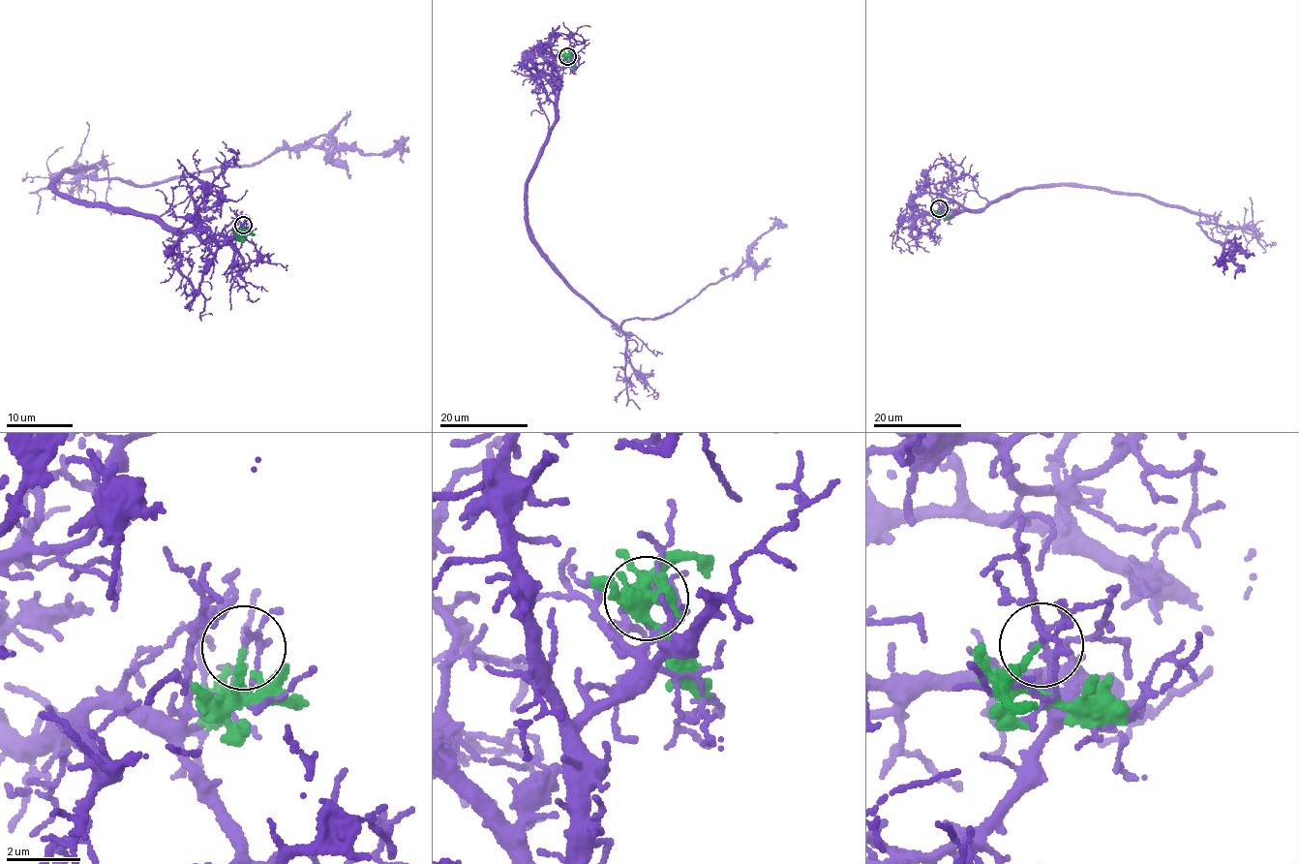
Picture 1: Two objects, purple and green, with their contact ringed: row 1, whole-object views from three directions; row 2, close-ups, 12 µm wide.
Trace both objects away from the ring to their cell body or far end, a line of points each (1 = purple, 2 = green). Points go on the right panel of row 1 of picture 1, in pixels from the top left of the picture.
1: (940, 208), (959, 214), (1069, 183), (1146, 195), (1199, 215), (1210, 238), (1236, 249), (1219, 261), (1230, 262)
2: (940, 208), (937, 213), (950, 217)

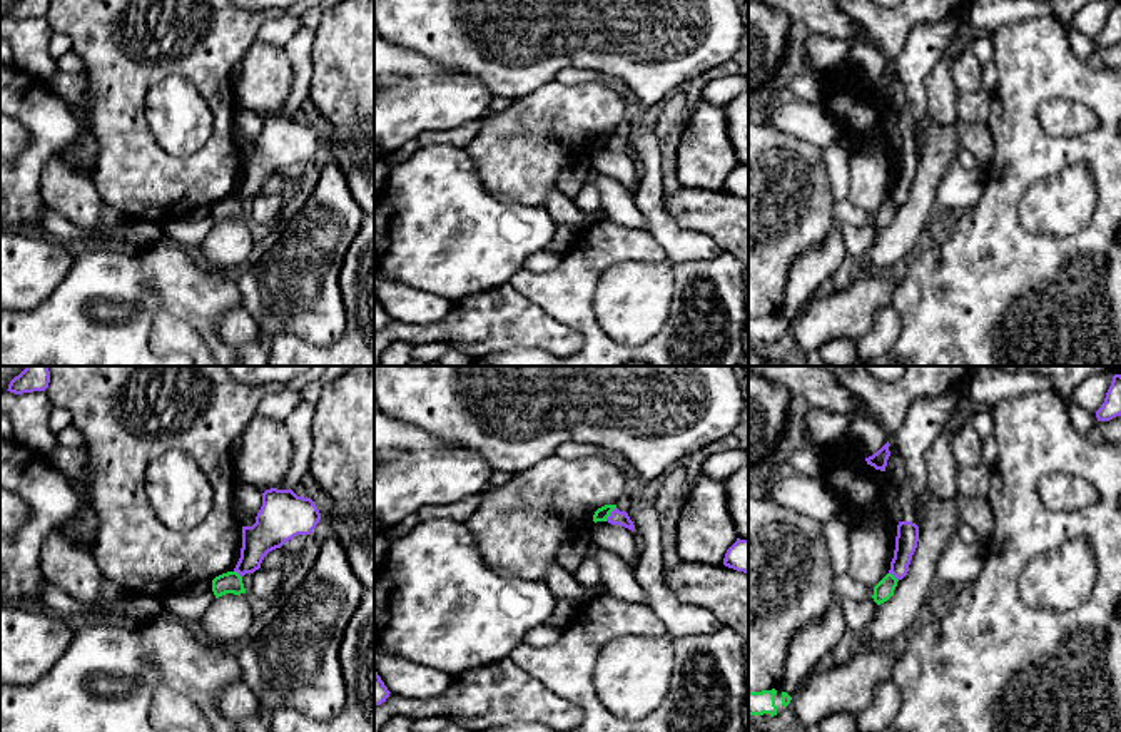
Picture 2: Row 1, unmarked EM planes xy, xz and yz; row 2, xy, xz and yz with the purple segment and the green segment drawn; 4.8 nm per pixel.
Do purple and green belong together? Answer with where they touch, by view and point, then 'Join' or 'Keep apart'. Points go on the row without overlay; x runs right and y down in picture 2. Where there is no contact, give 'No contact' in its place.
Touches purple at xz (610, 139). Keep apart

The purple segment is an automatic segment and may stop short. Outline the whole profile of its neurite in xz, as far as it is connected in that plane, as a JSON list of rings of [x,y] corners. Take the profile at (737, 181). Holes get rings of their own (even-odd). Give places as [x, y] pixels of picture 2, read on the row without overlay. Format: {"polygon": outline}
{"polygon": [[[740,165],[727,175],[723,191],[748,201],[748,165]]]}

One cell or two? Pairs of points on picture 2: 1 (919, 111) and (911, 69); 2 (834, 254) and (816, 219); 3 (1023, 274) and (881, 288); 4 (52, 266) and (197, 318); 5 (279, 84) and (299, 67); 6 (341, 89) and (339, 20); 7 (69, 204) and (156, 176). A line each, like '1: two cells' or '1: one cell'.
1: one cell
2: two cells
3: two cells
4: two cells
5: two cells
6: one cell
7: two cells

